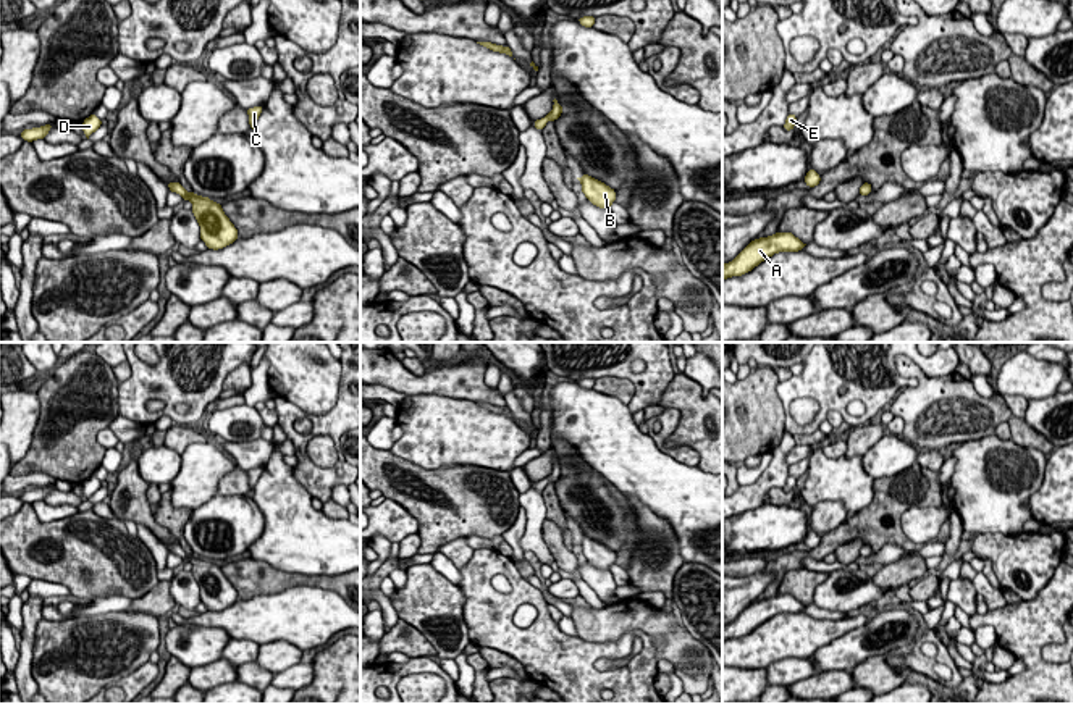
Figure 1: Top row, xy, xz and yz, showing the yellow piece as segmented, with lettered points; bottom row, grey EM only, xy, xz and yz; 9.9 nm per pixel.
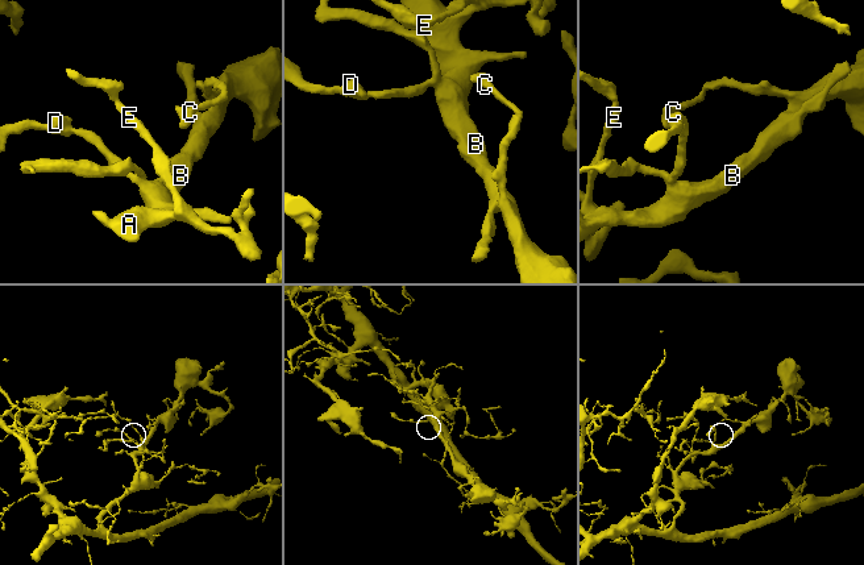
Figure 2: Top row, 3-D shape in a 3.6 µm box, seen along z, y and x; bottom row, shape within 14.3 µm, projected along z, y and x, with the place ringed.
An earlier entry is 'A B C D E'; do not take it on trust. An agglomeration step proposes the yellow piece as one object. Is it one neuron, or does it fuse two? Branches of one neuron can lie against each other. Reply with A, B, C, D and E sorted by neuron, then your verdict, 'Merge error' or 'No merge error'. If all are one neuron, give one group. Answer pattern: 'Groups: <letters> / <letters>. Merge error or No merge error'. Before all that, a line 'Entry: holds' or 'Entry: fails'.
Entry: holds
Groups: A B C D E. No merge error

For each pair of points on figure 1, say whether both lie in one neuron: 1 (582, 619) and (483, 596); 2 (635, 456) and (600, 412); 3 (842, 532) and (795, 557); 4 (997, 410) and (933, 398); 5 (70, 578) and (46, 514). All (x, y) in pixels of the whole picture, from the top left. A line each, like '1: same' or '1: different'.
1: different
2: same
3: same
4: same
5: different

